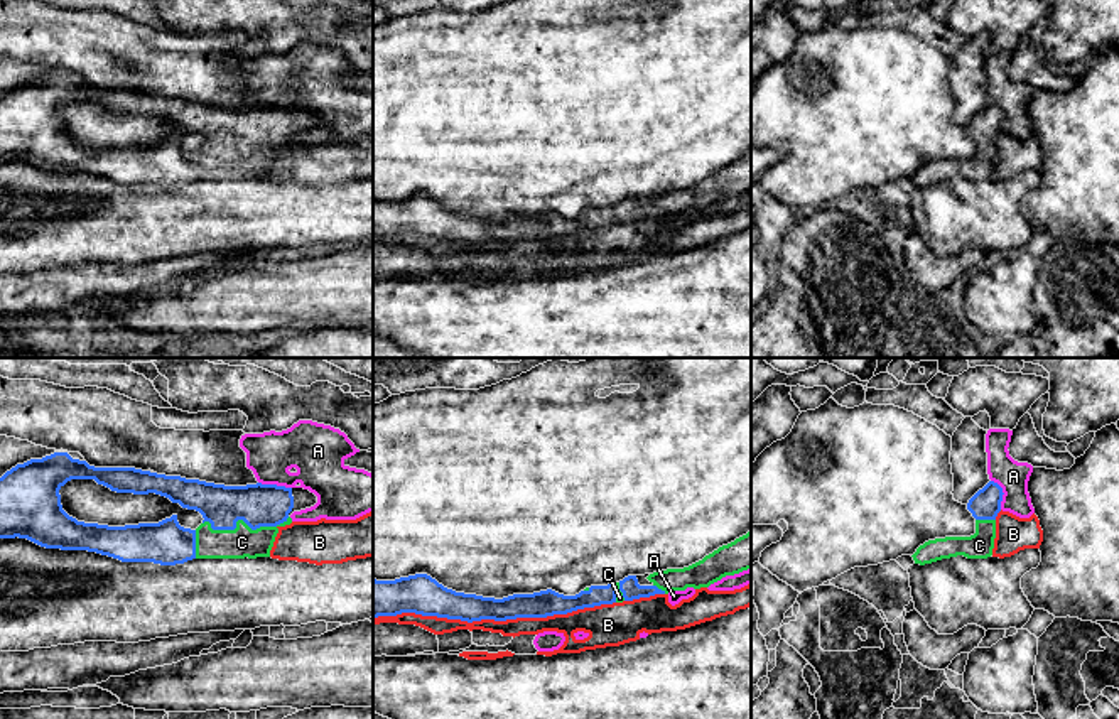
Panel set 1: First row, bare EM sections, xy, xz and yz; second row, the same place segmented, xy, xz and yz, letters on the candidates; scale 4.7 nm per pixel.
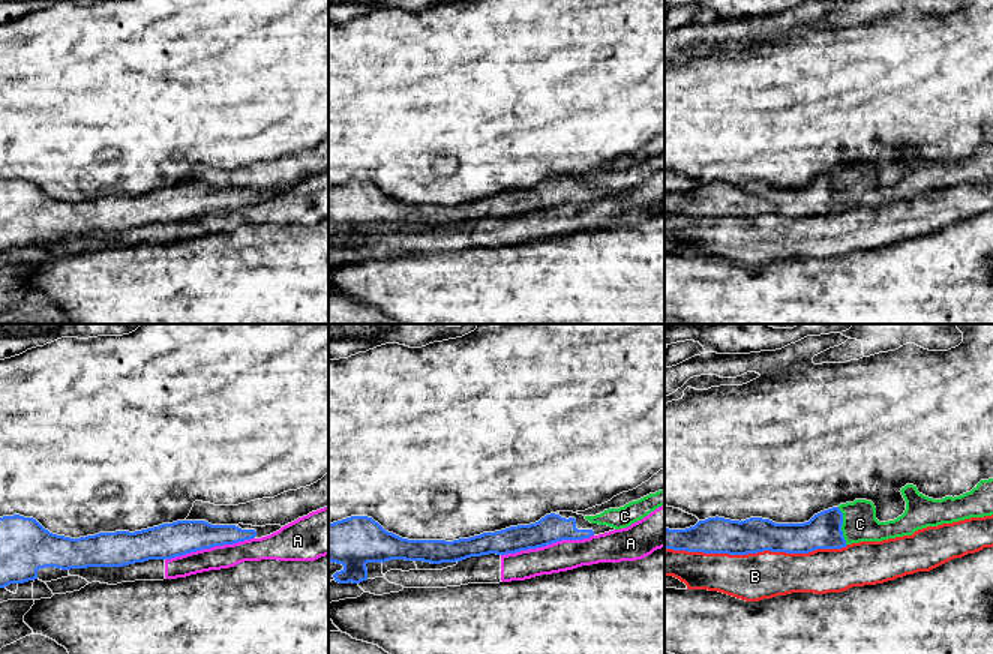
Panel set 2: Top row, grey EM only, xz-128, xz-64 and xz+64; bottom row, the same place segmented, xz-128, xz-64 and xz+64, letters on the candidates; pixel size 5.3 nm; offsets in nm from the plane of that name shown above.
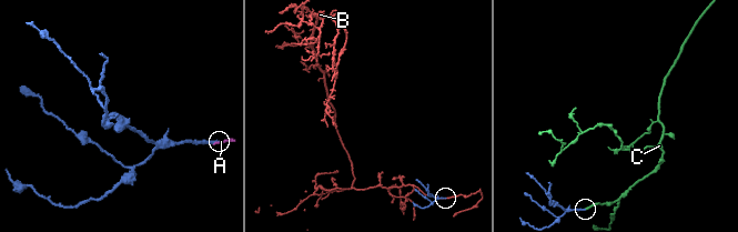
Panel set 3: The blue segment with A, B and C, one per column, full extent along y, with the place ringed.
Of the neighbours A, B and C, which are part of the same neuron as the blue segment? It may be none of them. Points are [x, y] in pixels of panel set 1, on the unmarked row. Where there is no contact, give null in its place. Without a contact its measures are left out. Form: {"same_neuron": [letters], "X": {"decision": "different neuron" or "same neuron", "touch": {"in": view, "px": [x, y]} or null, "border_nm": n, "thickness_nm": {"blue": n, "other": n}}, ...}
{"same_neuron": ["C"], "A": {"decision": "different neuron", "touch": {"in": "xy", "px": [275, 107]}, "border_nm": 160, "thickness_nm": {"blue": 200, "other": 260}}, "B": {"decision": "different neuron", "touch": {"in": "xz", "px": [493, 240]}, "border_nm": 1150, "thickness_nm": {"blue": 140, "other": 80}}, "C": {"decision": "same neuron", "touch": {"in": "xy", "px": [243, 142]}, "border_nm": 420, "thickness_nm": {"blue": 200, "other": 150}}}

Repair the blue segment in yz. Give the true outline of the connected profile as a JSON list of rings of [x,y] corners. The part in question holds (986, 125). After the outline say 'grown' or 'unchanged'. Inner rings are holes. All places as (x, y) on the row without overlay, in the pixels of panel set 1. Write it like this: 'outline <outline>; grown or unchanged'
outline [[[989,103],[967,125],[967,132],[976,140],[976,155],[970,159],[928,162],[911,177],[915,186],[925,187],[957,177],[967,181],[991,179],[996,160],[996,138],[1001,133],[1003,116],[1003,110],[997,105]]]; grown

